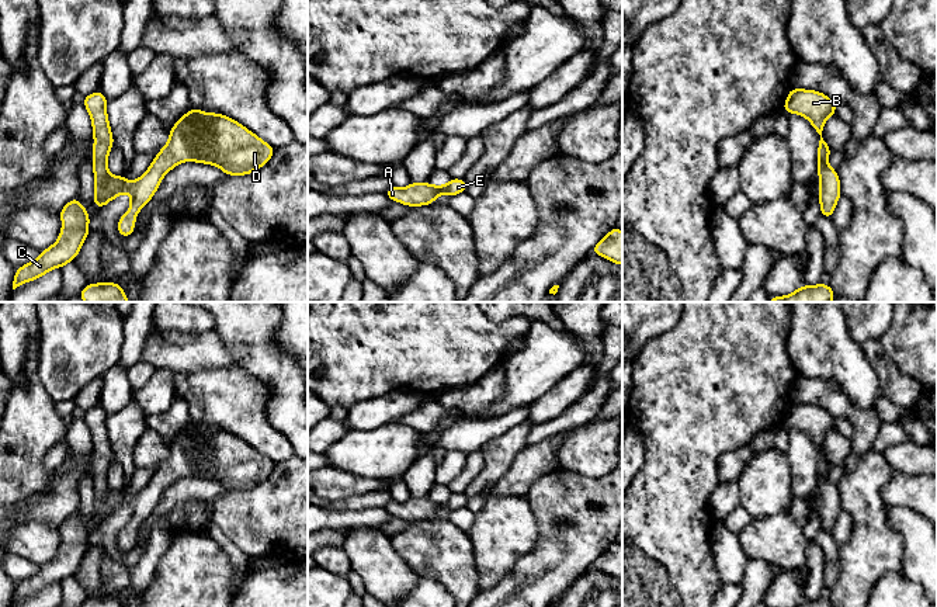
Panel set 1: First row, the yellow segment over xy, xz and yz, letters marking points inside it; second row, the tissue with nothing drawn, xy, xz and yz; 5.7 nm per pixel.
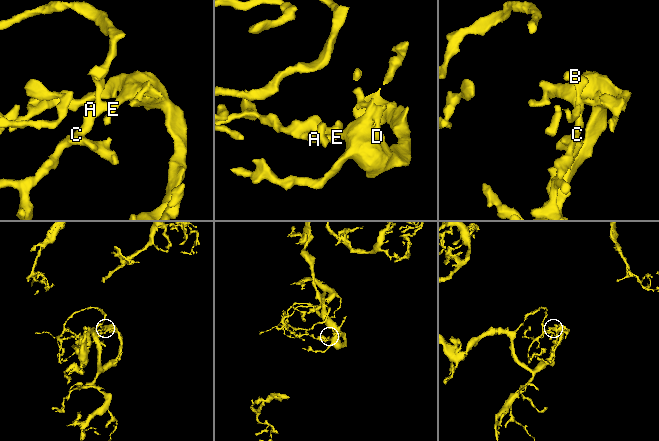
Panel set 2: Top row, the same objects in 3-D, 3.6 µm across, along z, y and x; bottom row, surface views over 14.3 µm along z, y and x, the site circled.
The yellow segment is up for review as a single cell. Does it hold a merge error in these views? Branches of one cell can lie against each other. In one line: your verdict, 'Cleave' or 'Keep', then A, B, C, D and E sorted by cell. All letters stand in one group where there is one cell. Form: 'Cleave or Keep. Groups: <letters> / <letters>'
Keep. Groups: A B C D E

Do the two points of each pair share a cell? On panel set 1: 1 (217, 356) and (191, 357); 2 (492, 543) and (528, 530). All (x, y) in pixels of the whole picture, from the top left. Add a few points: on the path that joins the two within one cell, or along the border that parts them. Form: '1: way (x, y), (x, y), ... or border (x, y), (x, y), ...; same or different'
1: way (211, 356), (197, 356); same
2: way (500, 536), (506, 530), (520, 530); same

